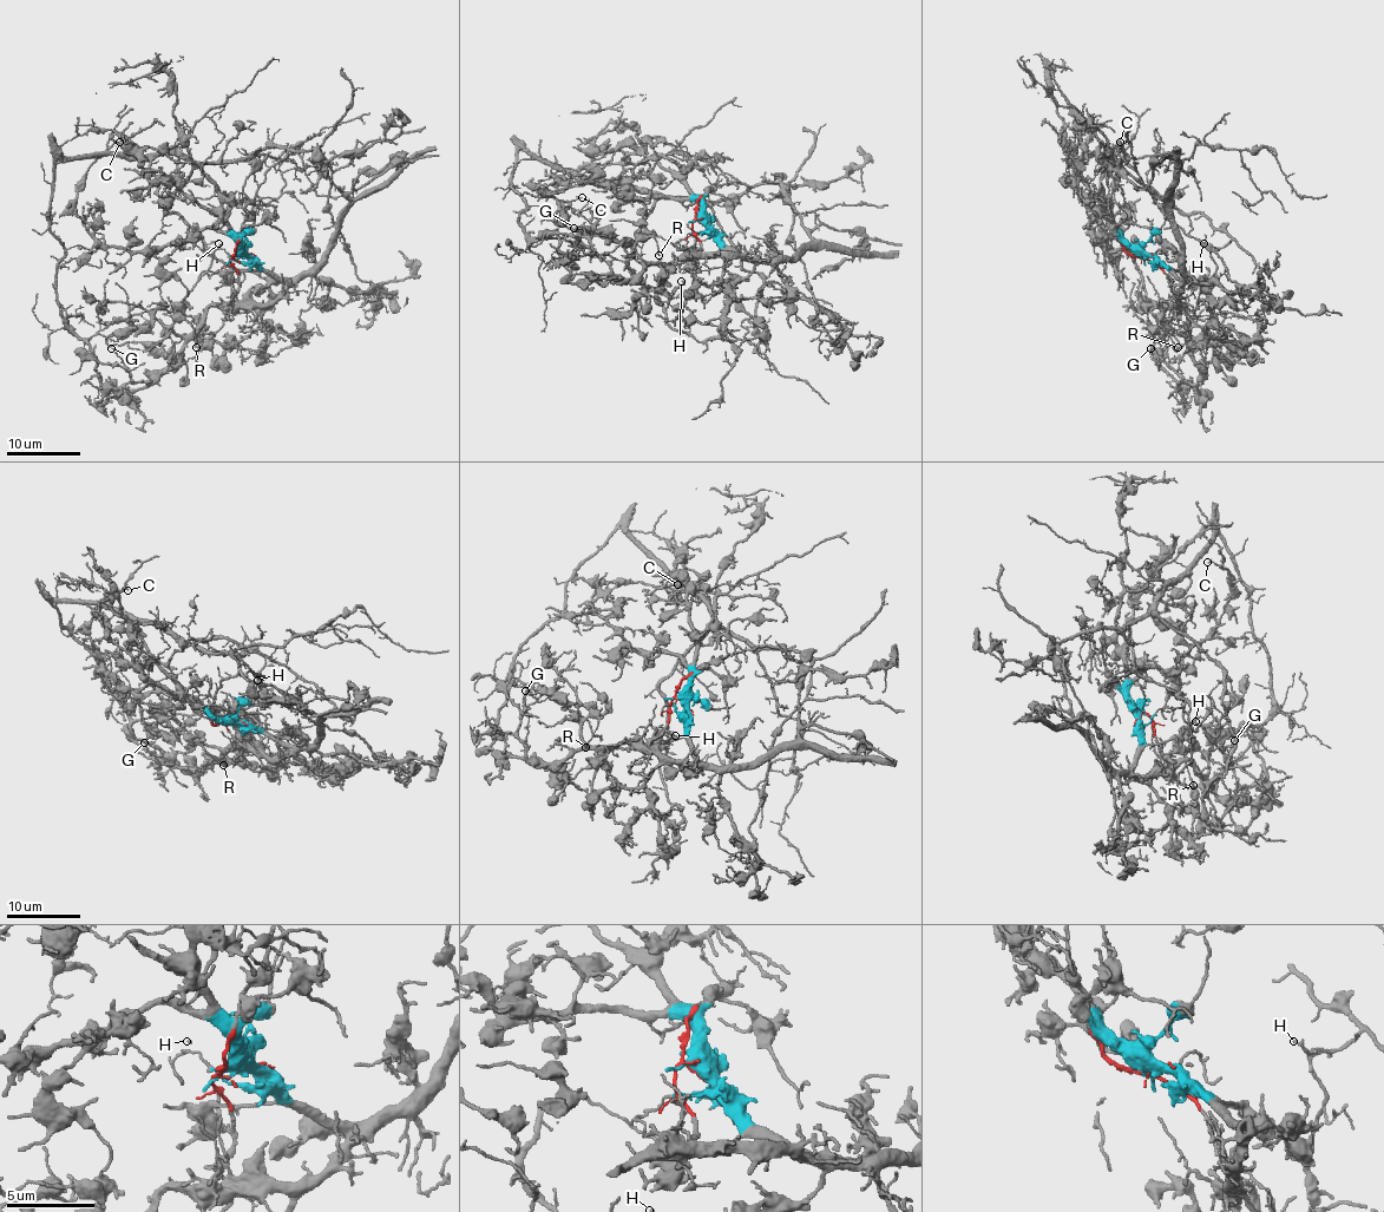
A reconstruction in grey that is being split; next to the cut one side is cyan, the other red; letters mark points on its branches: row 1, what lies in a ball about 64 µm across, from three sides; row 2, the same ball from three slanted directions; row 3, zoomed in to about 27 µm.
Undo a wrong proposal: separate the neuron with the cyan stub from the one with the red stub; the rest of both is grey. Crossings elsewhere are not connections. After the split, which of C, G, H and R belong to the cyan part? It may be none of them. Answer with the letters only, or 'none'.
C, G, R

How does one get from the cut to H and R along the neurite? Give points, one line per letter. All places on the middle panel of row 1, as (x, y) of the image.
H: (700, 222), (697, 202), (714, 185), (749, 188), (714, 202), (655, 202), (630, 268), (664, 307), (681, 281)
R: (700, 222), (747, 259), (677, 257), (651, 263), (635, 250), (641, 238), (654, 237), (658, 255)

